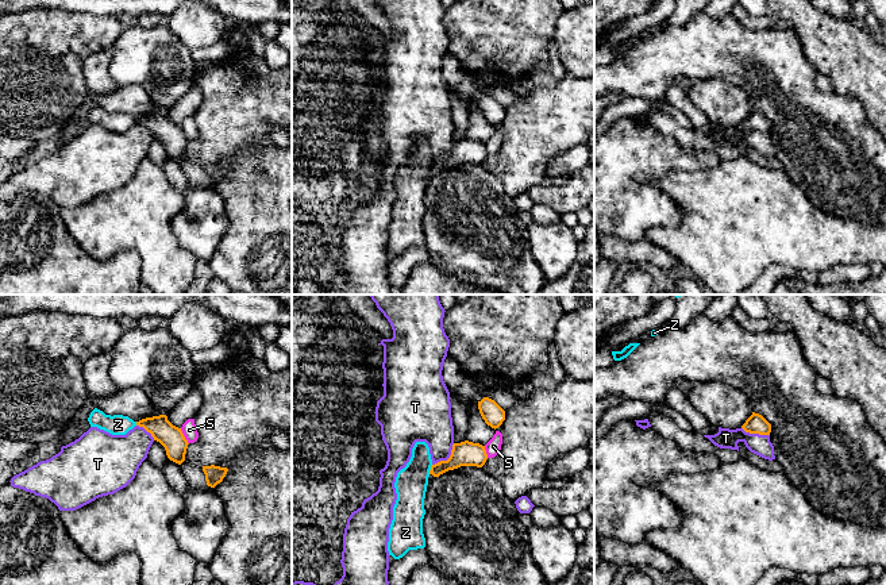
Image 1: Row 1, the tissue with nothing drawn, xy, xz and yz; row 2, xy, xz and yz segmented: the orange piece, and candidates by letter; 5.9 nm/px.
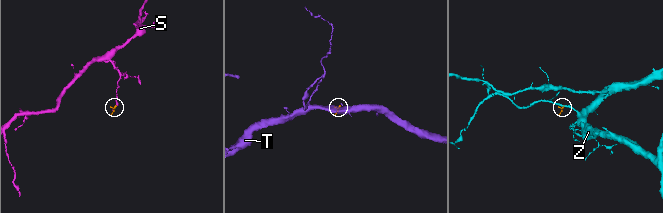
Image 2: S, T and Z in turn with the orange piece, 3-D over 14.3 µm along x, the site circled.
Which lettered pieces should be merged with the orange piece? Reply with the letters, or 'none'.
none

